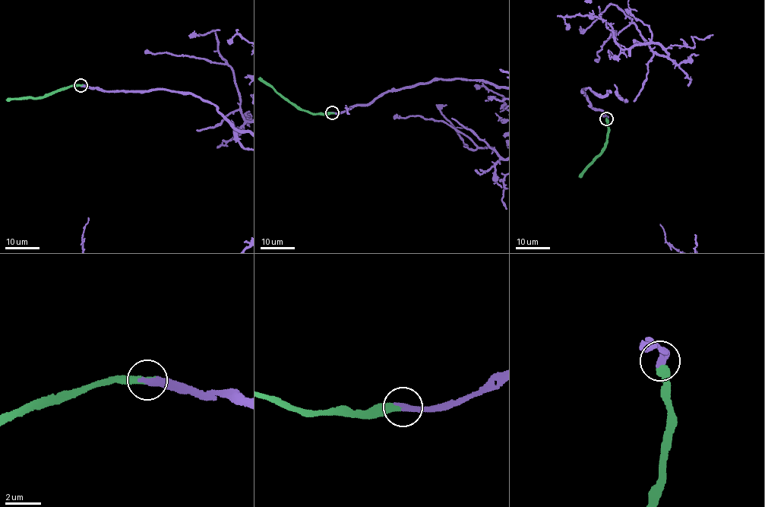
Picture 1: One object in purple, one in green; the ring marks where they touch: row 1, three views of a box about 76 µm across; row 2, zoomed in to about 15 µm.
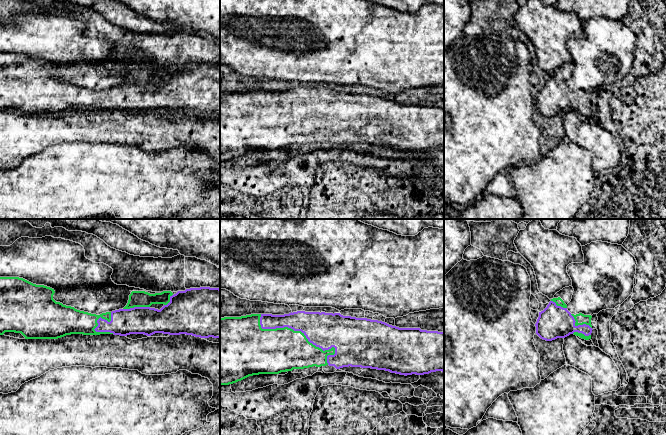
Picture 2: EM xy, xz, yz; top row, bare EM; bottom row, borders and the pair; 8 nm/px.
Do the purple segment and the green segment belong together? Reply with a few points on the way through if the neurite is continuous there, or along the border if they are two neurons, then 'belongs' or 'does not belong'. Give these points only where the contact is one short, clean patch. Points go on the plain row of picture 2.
belongs

